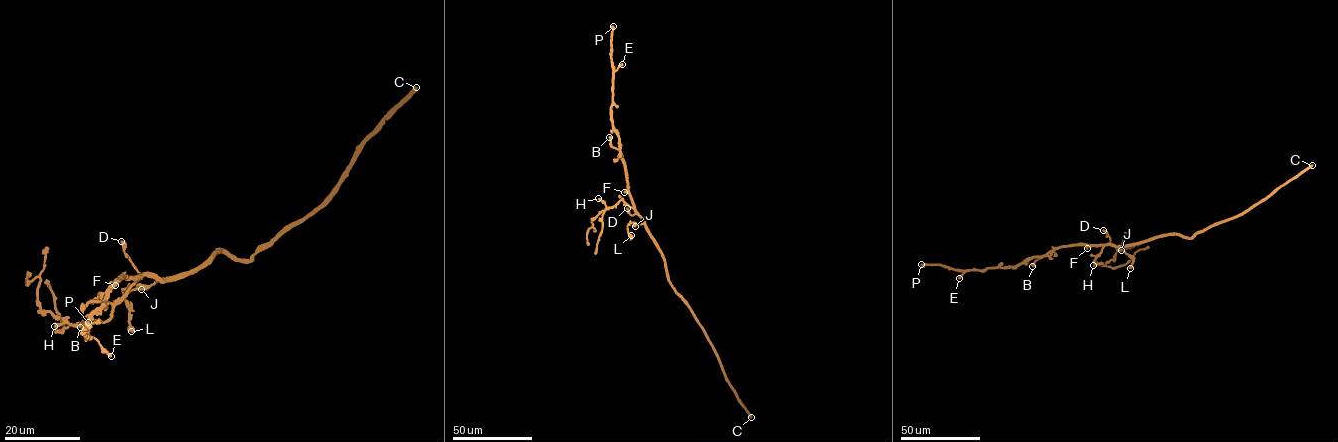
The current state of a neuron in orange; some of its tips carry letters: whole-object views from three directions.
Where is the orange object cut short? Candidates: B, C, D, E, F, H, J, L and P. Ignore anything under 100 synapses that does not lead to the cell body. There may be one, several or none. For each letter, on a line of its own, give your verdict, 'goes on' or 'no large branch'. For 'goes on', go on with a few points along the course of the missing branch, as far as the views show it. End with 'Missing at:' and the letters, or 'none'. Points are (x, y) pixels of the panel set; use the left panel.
B: no large branch
C: no large branch
D: no large branch
E: no large branch
F: no large branch
H: no large branch
J: no large branch
L: no large branch
P: goes on
Missing at: P

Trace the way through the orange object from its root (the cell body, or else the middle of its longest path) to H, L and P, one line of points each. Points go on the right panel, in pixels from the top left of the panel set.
H: (1134, 244), (1123, 246), (1106, 244), (1094, 261), (1102, 265), (1093, 265)
L: (1134, 244), (1118, 246), (1117, 250), (1132, 258), (1130, 268)
P: (1134, 244), (1060, 246), (1013, 266), (981, 270), (921, 264)

